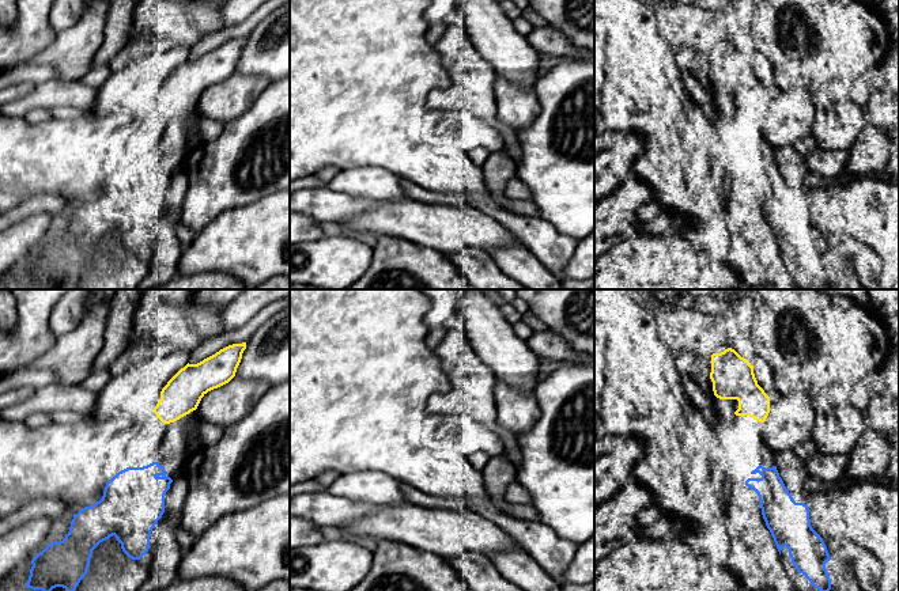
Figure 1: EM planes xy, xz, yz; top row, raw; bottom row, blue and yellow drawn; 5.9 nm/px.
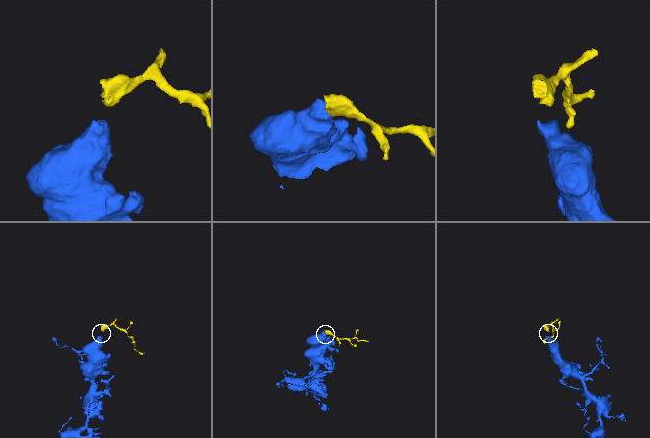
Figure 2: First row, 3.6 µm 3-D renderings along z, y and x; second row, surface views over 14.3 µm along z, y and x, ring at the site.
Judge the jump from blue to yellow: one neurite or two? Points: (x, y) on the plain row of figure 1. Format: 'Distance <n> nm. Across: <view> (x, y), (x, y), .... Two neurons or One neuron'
Distance 240 nm. Across: xy (157, 158), (163, 118). One neuron

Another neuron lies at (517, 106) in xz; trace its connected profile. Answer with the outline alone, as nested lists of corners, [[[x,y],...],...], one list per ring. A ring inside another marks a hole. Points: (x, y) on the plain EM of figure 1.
[[[496,76],[494,91],[496,118],[514,130],[528,128],[541,111],[535,86],[517,86]]]

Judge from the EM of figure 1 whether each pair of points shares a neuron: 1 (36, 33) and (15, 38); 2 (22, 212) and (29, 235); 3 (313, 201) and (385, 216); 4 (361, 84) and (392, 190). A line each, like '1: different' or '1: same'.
1: same
2: different
3: different
4: different

